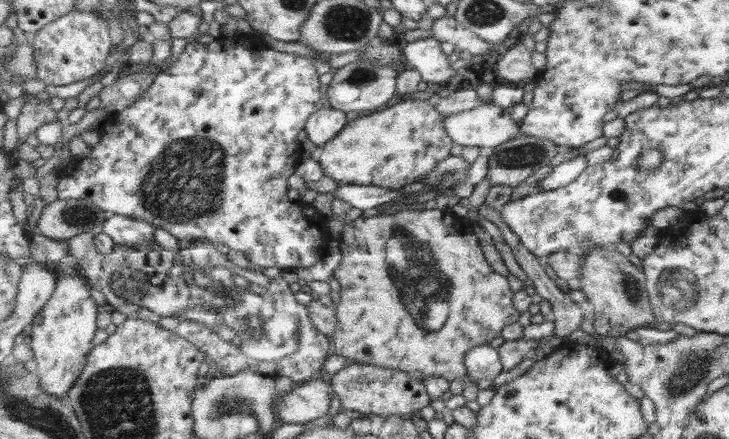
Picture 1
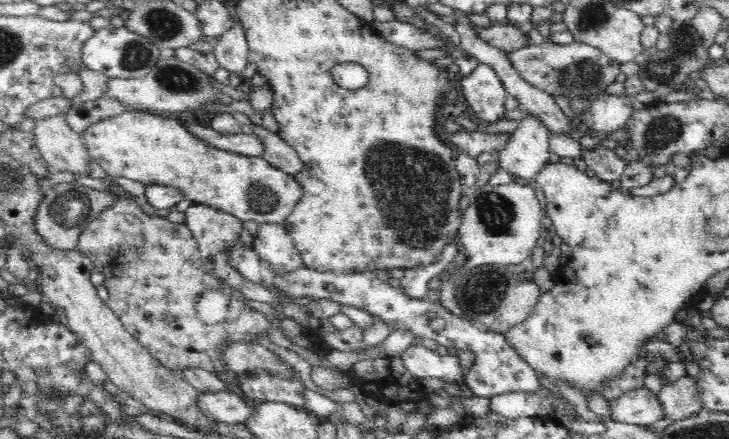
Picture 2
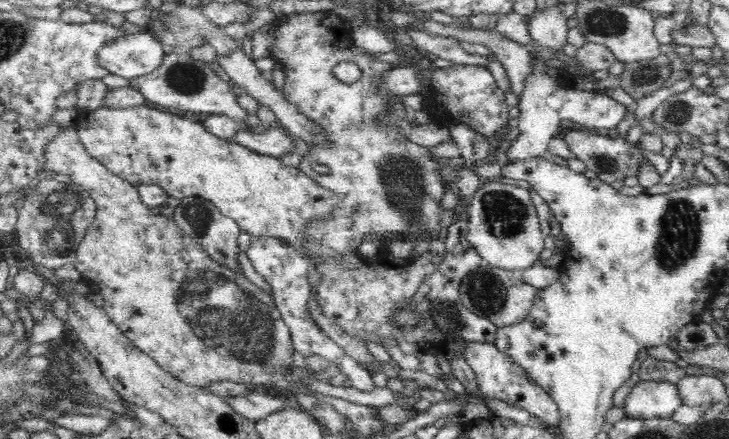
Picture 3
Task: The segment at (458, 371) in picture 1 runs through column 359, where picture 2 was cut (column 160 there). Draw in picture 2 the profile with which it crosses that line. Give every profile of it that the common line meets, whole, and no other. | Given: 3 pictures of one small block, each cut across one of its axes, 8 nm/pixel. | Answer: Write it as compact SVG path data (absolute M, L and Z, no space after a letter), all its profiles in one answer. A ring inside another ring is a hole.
M118 196L118 204L108 208L105 212L102 212L97 220L92 220L91 224L80 234L77 247L88 257L92 259L95 270L100 272L105 277L103 286L108 289L110 298L107 300L108 307L112 309L116 316L123 322L125 329L135 337L135 339L148 351L156 360L162 363L166 368L174 371L184 370L184 368L202 368L210 372L226 370L224 361L220 359L220 353L218 348L224 346L224 342L228 340L254 340L258 334L268 335L271 328L271 321L264 313L256 311L244 304L244 297L238 290L232 288L224 288L221 282L214 277L210 277L210 273L204 271L202 261L200 261L200 255L198 252L198 243L193 238L191 231L185 226L184 223L177 224L170 222L166 217L159 217L157 215L150 216L143 212L142 208L132 200L123 196Z

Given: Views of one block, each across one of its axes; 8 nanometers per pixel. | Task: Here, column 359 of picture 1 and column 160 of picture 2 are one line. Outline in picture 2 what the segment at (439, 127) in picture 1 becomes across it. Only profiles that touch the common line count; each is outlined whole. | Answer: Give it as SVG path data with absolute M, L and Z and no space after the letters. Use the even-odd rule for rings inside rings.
M123 112L118 116L102 119L89 126L83 132L83 142L91 159L107 172L110 178L124 177L148 185L172 186L180 189L186 200L214 207L226 212L238 220L284 225L286 218L292 215L293 208L301 198L301 187L290 174L273 168L261 157L248 157L236 153L218 151L200 142L182 121L163 118L160 114Z

